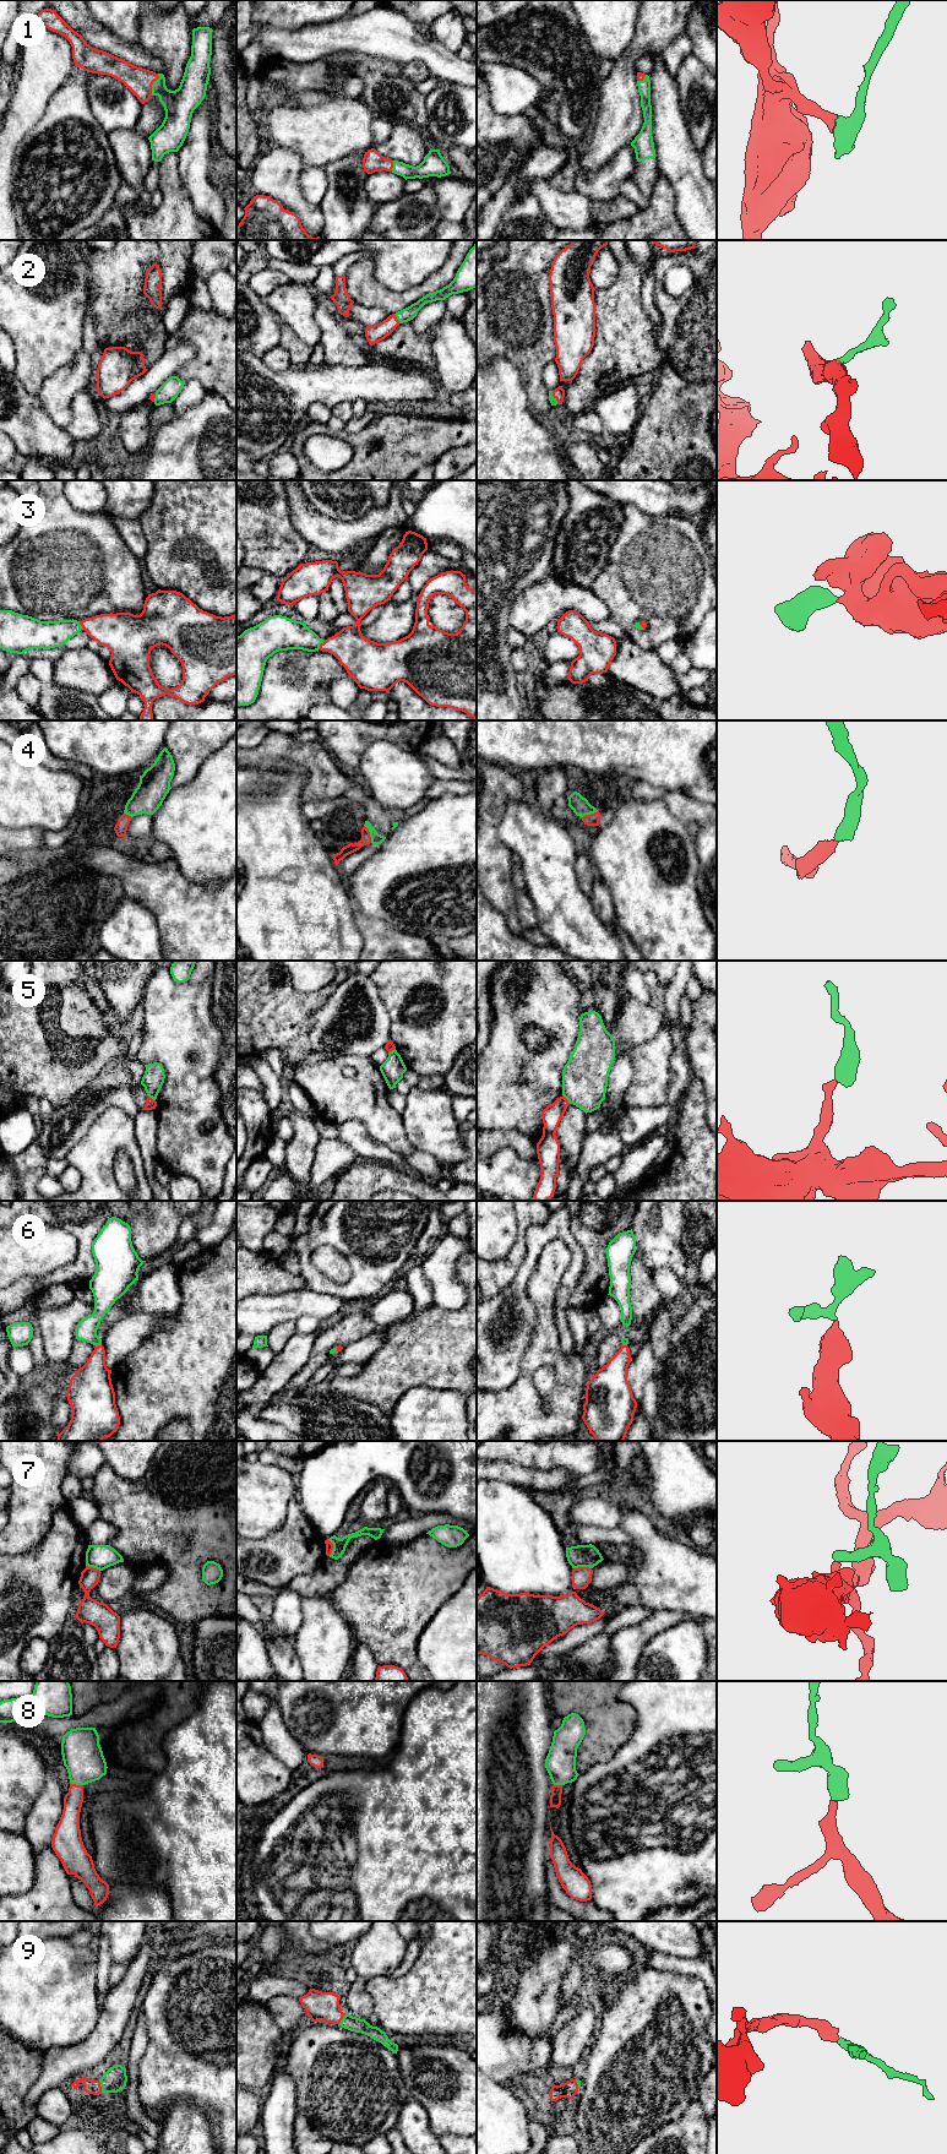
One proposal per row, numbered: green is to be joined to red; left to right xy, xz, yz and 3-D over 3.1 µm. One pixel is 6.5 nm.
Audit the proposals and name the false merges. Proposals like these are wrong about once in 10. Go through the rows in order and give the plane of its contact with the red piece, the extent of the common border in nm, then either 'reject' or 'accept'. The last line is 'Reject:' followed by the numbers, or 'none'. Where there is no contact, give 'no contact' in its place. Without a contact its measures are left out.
1: xy | 150 nm | accept
2: xz | 80 nm | accept
3: xz | 70 nm | accept
4: xz | 130 nm | accept
5: yz | 80 nm | reject
6: xy | 40 nm | accept
7: yz | 120 nm | reject
8: xy | 80 nm | accept
9: xy | 80 nm | accept
Reject: 5, 7

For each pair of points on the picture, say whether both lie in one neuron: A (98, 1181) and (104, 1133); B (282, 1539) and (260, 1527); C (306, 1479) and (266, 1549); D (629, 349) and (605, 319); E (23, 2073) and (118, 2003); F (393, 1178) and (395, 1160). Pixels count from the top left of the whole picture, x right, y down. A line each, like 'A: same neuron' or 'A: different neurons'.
A: same neuron
B: different neurons
C: different neurons
D: same neuron
E: different neurons
F: different neurons

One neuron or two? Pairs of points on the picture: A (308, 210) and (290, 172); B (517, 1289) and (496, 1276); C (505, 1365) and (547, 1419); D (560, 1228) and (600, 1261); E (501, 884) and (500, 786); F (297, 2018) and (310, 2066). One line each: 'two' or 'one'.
A: one
B: two
C: two
D: two
E: one
F: two

